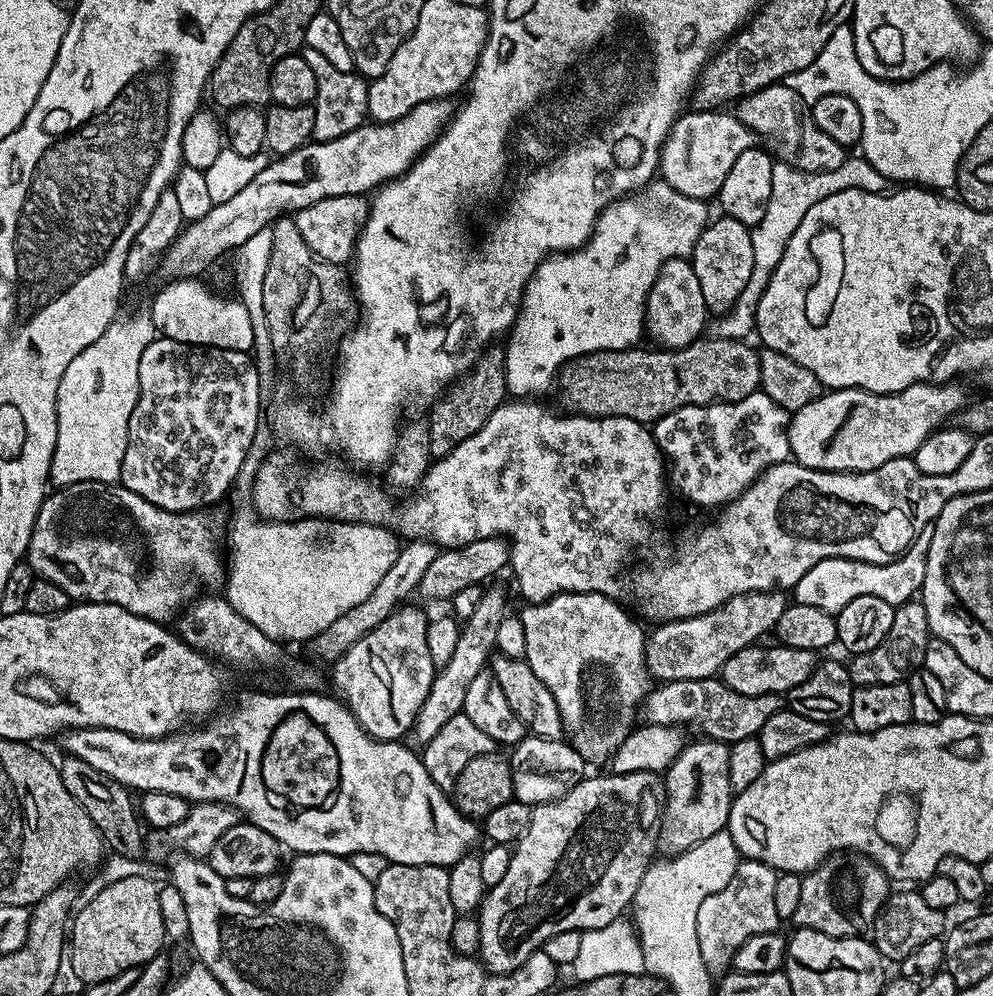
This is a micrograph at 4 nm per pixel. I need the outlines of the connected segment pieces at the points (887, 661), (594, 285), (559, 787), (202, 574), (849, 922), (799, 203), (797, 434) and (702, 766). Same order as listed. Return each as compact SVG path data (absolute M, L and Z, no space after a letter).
M919 599L907 600L899 605L894 614L894 623L890 626L890 634L882 638L882 642L874 650L855 653L847 661L848 673L856 688L878 686L879 684L899 684L907 681L913 672L924 663L924 655L928 649L930 633L926 610Z
M657 179L655 182L647 185L646 193L648 197L642 200L640 198L625 198L606 205L606 207L596 217L596 225L592 231L592 236L581 248L574 249L573 252L557 252L543 260L534 270L532 277L528 279L528 285L524 288L524 297L520 303L520 313L512 323L510 331L507 333L504 349L504 377L509 393L516 398L536 398L539 392L544 392L548 387L555 385L558 380L558 373L564 365L569 364L571 360L576 360L580 356L589 356L595 352L621 352L627 348L637 347L641 343L642 335L645 333L644 311L650 290L662 270L662 266L667 260L679 260L688 258L692 255L692 248L696 245L696 239L700 236L705 224L709 223L708 216L709 205L703 200L686 198L686 194L678 194L663 180Z
M528 734L511 752L512 795L523 804L535 806L562 798L574 785L585 779L586 761L567 739L551 740Z
M119 482L65 484L45 495L30 534L26 563L39 579L54 582L54 586L66 590L69 601L113 604L147 620L168 622L197 595L196 588L216 590L219 584L221 587L225 583L226 564L216 553L216 540L204 515L200 510L167 512Z
M832 854L803 877L794 920L799 927L818 930L822 934L864 936L876 921L876 915L888 901L889 895L887 874L867 856Z
M845 158L838 170L825 172L807 172L783 162L773 163L770 178L770 203L766 205L766 214L762 214L762 222L751 225L754 242L754 270L750 273L750 282L746 282L746 290L738 294L738 302L728 312L723 313L724 329L718 332L722 340L747 341L753 335L756 326L758 302L778 266L782 262L782 254L786 254L786 242L798 230L802 218L810 211L810 206L822 202L822 198L830 198L830 194L838 194L838 190L866 190L867 192L887 192L890 182L870 162L863 158Z
M959 383L911 384L901 392L883 396L861 388L838 388L825 391L817 400L791 413L788 421L788 441L793 461L807 468L823 472L869 472L891 460L915 457L918 446L926 442L930 433L945 425L969 403Z
M700 738L697 744L689 743L666 769L662 779L664 812L660 815L658 848L665 857L690 850L698 842L706 842L710 834L727 829L734 795L730 786L730 754L727 744L707 738Z

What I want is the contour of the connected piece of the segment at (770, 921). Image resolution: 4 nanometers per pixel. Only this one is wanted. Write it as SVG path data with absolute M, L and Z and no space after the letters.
M741 859L740 864L734 870L734 878L730 878L730 882L726 882L726 886L722 886L722 890L718 890L718 894L710 894L710 898L706 898L706 902L702 902L702 906L698 906L698 950L702 950L702 962L706 966L706 970L711 973L713 977L719 978L732 968L734 954L738 950L738 946L742 946L742 942L746 942L746 938L754 938L754 934L774 932L781 927L782 920L778 916L777 907L774 906L774 886L777 875L778 873L775 868L766 866L760 860Z

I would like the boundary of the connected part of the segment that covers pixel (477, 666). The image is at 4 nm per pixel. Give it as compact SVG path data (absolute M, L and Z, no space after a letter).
M500 588L484 590L481 594L481 601L475 607L474 614L468 620L463 621L462 631L458 638L458 646L454 646L454 654L450 654L450 662L446 666L438 669L434 682L430 686L430 694L426 694L426 702L416 715L416 722L412 725L412 731L408 733L406 740L409 745L423 746L450 722L450 718L461 715L466 702L466 689L470 686L470 681L479 672L485 671L490 657L493 655L498 638L498 626L502 626L506 615L508 600L504 597L504 592Z

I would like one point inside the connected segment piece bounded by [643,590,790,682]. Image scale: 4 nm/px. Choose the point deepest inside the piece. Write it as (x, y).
(693, 649)

